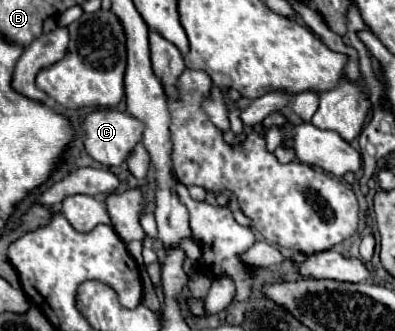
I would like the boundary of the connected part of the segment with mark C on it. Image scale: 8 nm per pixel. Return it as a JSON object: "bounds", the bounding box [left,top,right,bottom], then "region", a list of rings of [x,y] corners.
{"bounds":[83,109,145,167],"region":[[[95,109],[85,117],[83,129],[85,129],[85,141],[83,141],[85,151],[97,163],[107,165],[107,167],[117,167],[127,159],[131,149],[141,141],[145,125],[139,119],[131,117],[129,113],[121,113],[117,109]]]}

